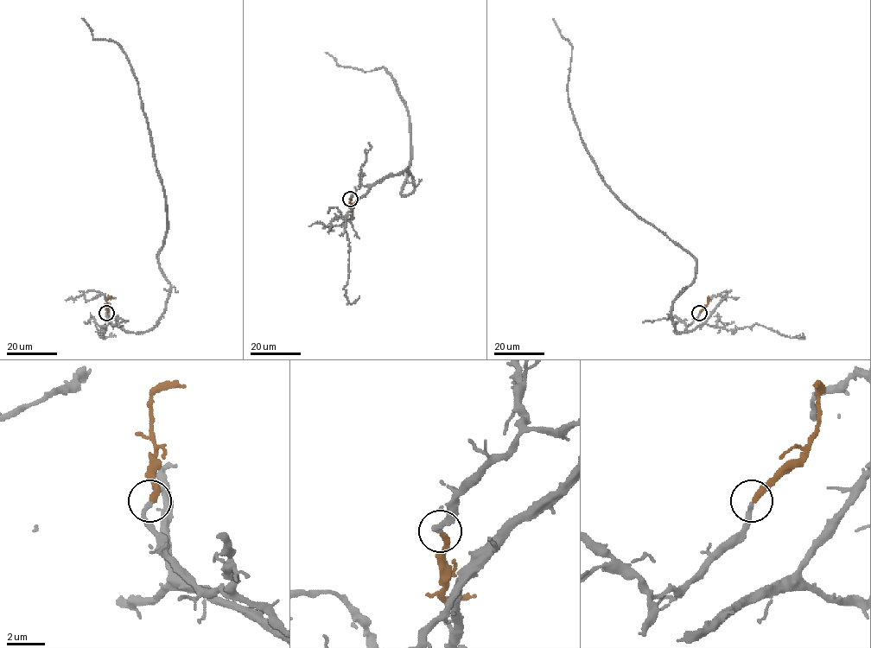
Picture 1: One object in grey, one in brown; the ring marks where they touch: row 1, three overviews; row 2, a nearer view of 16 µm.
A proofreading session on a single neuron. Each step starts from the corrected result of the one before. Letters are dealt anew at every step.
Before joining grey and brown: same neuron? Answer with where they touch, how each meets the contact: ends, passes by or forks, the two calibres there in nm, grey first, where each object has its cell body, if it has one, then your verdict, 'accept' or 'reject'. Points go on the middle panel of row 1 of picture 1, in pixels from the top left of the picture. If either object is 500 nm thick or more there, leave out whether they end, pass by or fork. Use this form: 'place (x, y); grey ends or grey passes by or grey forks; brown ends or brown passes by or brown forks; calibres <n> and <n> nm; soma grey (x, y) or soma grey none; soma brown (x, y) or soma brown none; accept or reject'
place (350, 199); grey ends; brown ends; calibres 240 and 320 nm; soma grey none; soma brown none; accept

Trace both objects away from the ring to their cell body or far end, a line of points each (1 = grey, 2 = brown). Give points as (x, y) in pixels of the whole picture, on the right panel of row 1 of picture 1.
1: (699, 313), (677, 330), (672, 303), (696, 260), (599, 171), (569, 101), (572, 46), (553, 18)
2: (699, 313), (708, 301), (708, 297)

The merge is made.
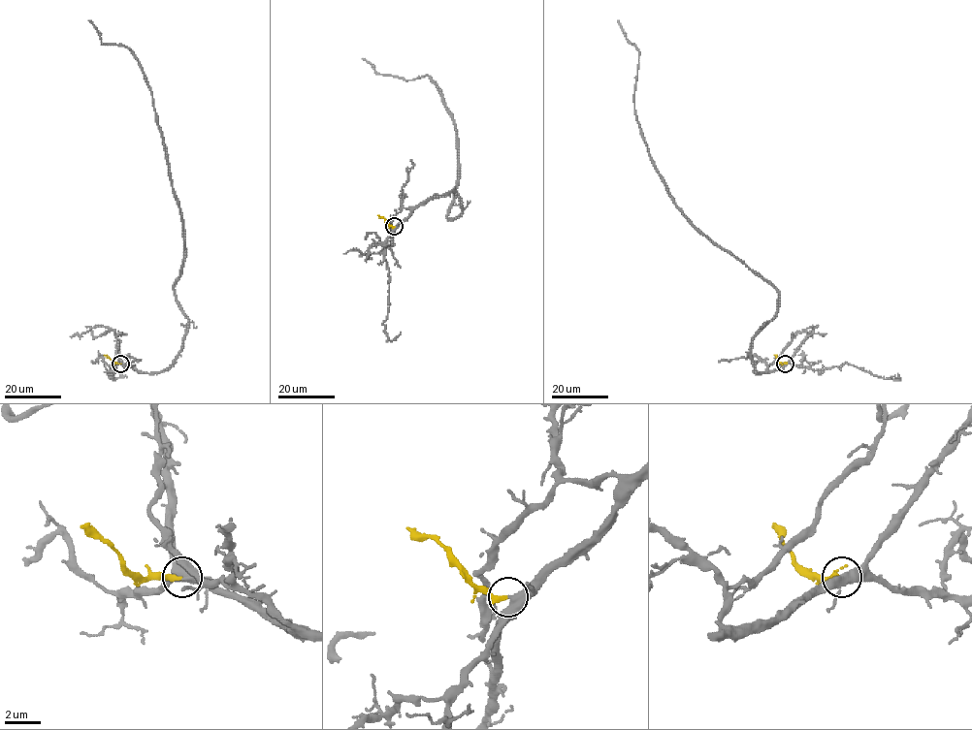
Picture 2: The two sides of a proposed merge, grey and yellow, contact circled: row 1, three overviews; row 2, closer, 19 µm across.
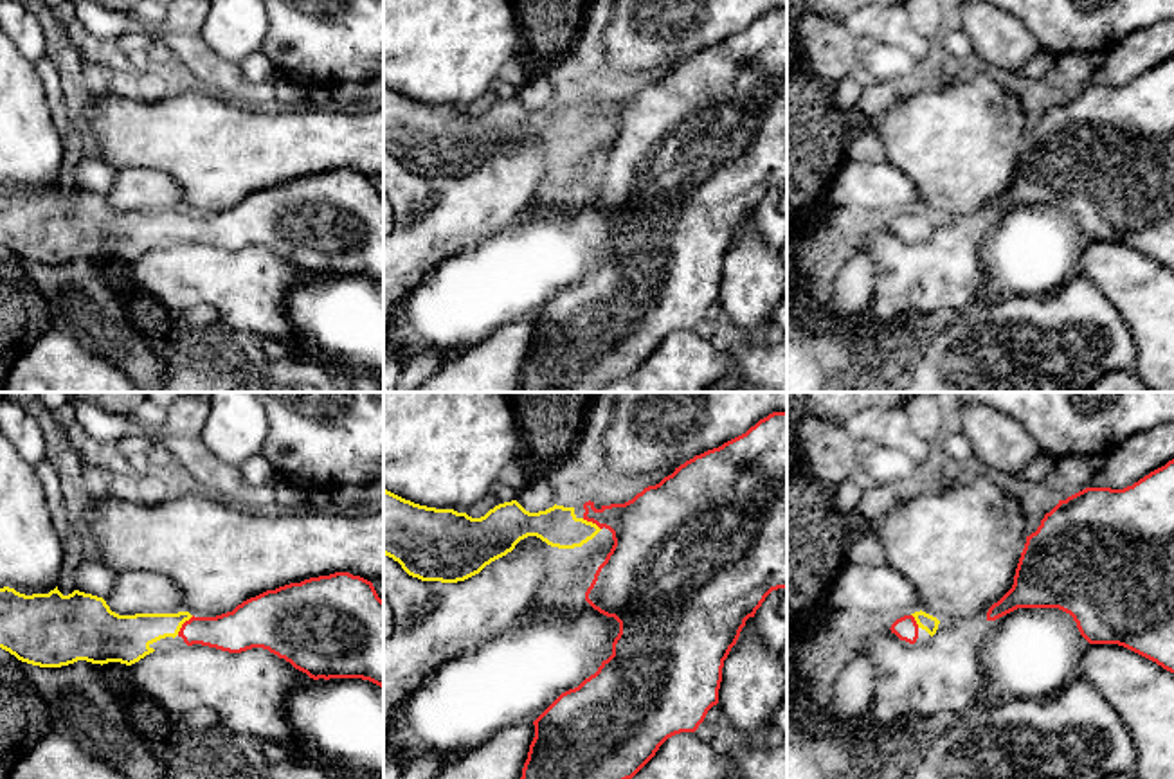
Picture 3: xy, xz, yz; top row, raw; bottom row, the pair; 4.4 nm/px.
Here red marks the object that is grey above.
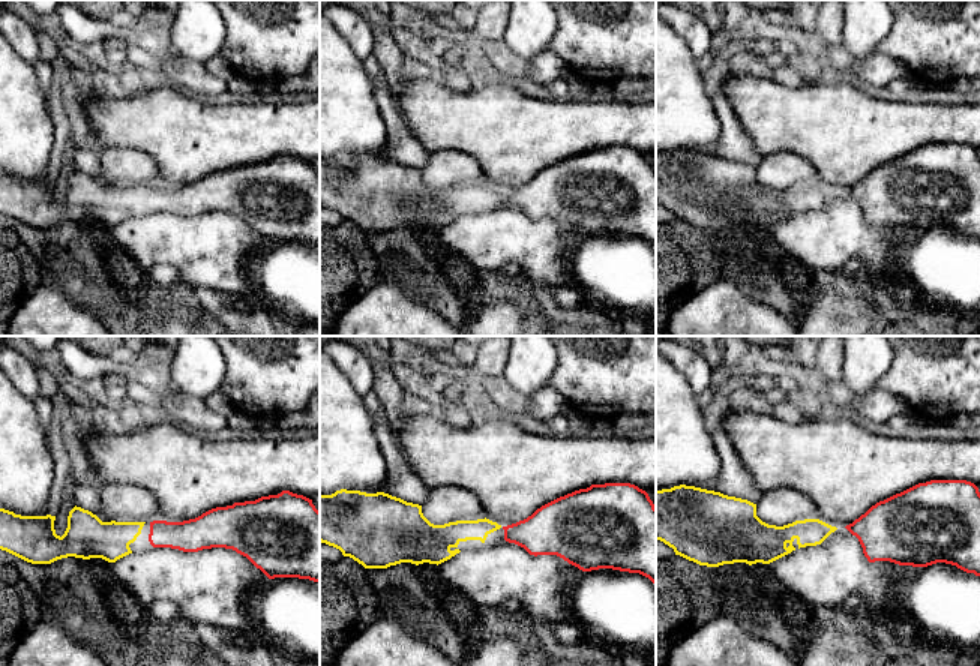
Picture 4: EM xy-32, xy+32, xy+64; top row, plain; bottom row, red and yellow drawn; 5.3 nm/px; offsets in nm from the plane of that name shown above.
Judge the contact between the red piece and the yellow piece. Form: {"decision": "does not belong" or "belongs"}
{"decision": "belongs"}

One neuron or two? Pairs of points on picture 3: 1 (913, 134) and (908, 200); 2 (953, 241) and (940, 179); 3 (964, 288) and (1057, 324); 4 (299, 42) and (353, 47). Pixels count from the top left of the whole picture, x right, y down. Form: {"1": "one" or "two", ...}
{"1": "two", "2": "two", "3": "two", "4": "one"}

